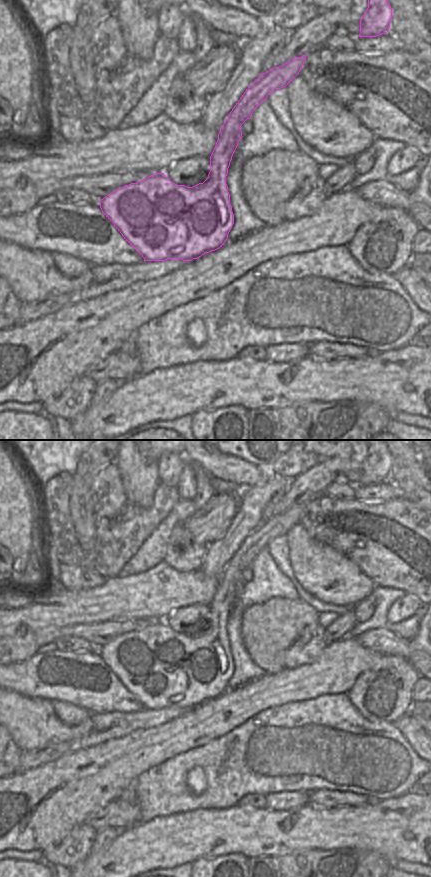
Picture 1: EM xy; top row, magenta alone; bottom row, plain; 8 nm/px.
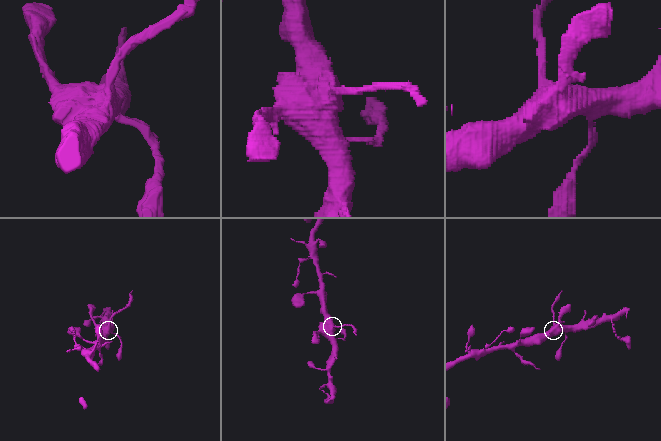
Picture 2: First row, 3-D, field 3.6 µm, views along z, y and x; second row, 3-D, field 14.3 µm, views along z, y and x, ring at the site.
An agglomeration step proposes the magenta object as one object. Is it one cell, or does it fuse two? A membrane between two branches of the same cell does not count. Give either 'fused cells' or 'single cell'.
fused cells

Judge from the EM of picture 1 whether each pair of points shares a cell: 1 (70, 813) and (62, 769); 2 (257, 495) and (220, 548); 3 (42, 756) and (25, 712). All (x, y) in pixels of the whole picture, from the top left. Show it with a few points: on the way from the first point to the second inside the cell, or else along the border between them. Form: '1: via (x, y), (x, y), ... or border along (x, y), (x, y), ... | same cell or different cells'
1: via (70, 802), (70, 780) | same cell
2: via (250, 508), (248, 517), (233, 535) | same cell
3: border along (62, 742), (38, 750), (20, 751) | different cells

